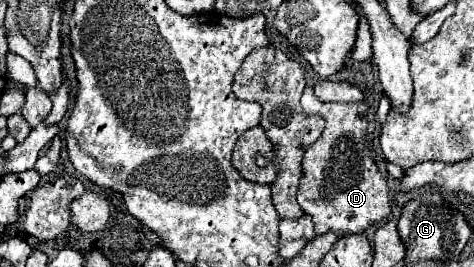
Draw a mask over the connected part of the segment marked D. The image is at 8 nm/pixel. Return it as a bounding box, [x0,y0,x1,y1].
[297,87,391,235]

